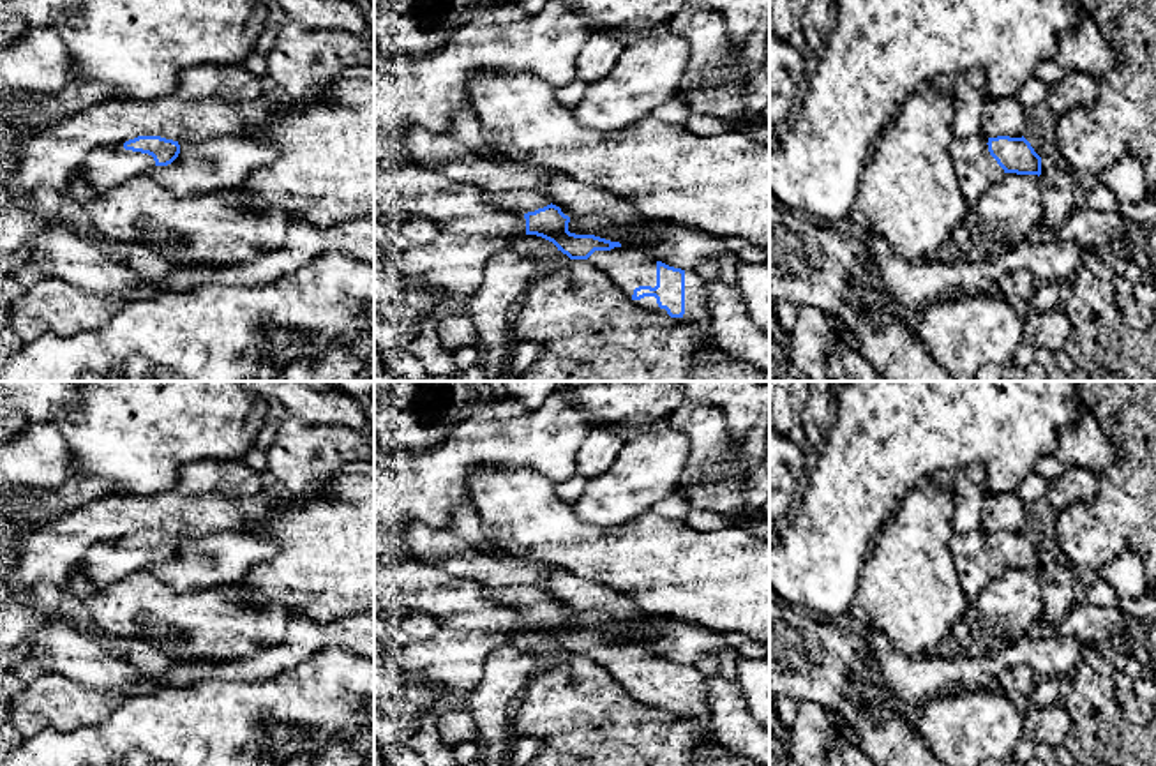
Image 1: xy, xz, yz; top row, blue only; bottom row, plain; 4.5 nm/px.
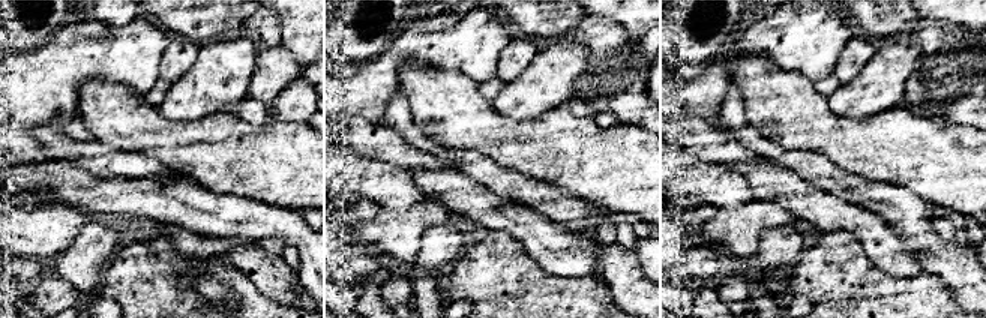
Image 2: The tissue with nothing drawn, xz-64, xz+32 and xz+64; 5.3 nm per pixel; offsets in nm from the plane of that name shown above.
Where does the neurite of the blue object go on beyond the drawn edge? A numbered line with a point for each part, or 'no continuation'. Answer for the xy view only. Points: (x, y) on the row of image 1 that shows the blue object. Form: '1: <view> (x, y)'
1: xy (106, 166)

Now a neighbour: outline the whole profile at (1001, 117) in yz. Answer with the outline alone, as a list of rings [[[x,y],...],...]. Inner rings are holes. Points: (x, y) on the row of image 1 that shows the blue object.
[[[988,97],[981,111],[981,134],[988,138],[1022,138],[1029,129],[1027,109],[1017,97]]]

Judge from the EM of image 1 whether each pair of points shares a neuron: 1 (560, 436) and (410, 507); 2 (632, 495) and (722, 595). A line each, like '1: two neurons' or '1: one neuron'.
1: one neuron
2: two neurons

